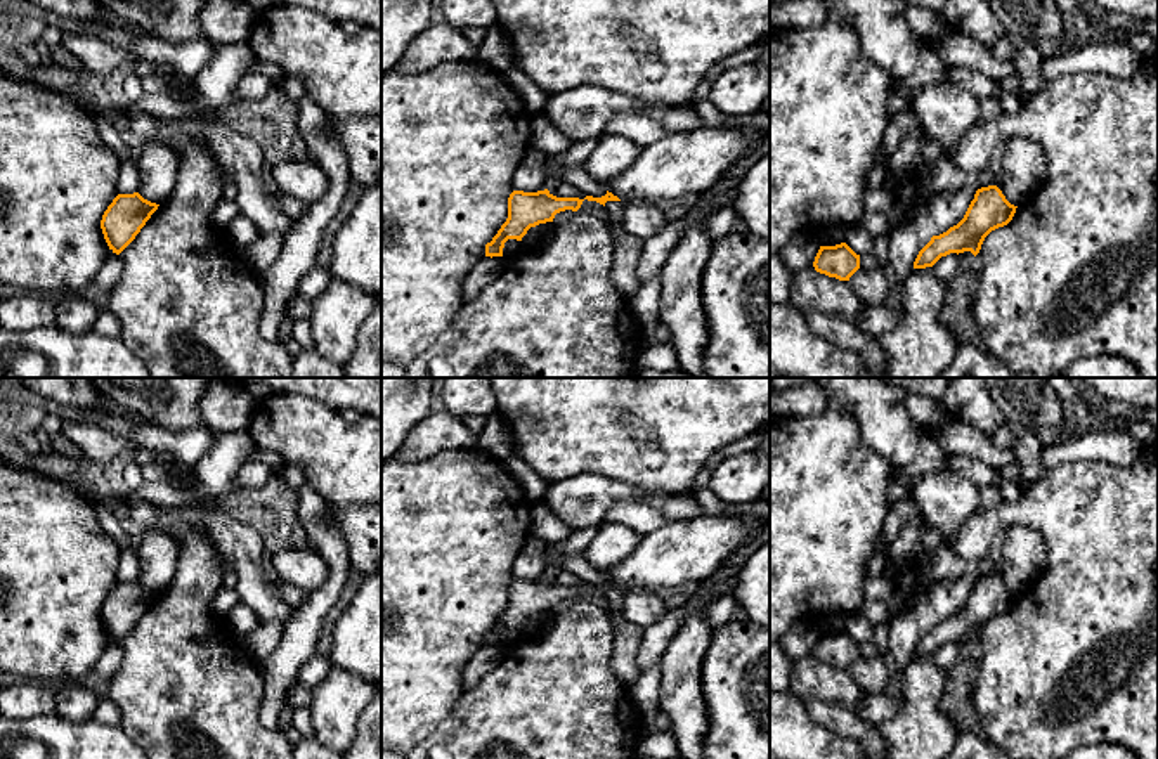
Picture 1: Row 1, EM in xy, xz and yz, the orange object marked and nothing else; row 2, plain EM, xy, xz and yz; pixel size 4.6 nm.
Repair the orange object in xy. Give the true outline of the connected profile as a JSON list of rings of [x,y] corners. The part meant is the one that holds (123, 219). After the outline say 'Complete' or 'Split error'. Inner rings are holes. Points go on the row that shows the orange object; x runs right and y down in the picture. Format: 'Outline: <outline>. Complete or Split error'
Outline: [[[139,192],[118,194],[101,220],[109,250],[120,255],[135,239],[158,206]]]. Complete

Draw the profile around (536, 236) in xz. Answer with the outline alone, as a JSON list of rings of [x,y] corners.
[[[555,222],[539,224],[530,227],[527,234],[522,237],[524,250],[541,248],[551,236],[555,229]]]

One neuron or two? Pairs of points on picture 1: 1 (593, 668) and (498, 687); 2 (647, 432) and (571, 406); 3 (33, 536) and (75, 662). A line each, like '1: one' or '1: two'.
1: one
2: one
3: one

